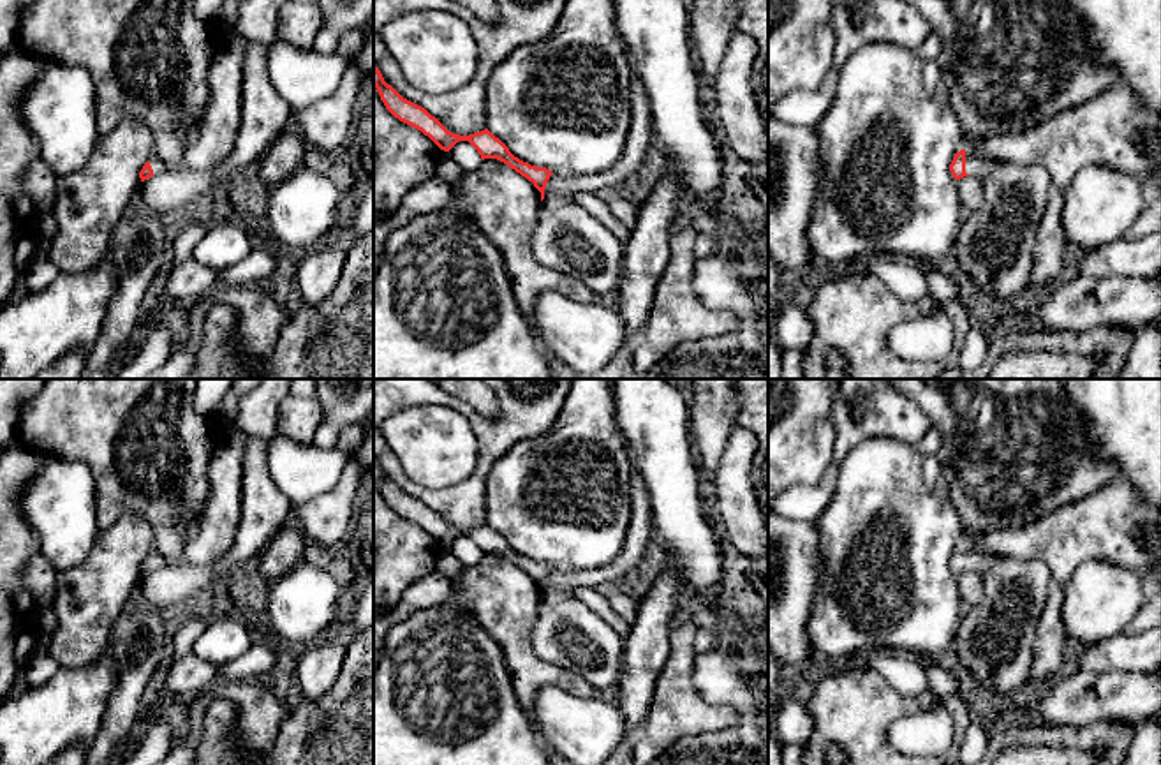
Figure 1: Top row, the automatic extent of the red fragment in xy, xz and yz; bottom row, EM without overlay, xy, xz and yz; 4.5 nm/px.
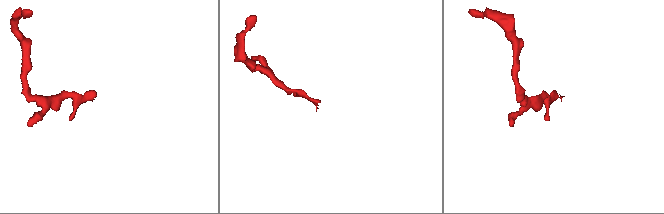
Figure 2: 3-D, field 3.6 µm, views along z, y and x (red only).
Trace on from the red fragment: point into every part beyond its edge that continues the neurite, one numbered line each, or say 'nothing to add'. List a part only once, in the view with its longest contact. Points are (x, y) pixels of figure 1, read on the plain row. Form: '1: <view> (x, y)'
1: yz (994, 642)

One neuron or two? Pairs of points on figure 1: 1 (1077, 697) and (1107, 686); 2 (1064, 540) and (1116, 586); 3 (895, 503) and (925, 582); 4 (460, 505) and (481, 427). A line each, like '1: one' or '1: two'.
1: one
2: two
3: one
4: one

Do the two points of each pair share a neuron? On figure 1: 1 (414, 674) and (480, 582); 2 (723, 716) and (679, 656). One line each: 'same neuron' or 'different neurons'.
1: different neurons
2: same neuron

